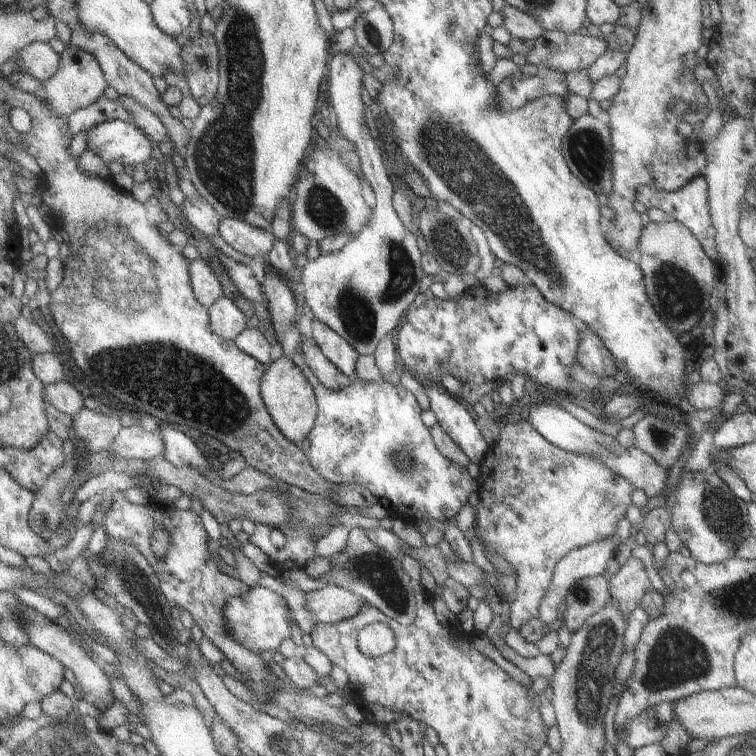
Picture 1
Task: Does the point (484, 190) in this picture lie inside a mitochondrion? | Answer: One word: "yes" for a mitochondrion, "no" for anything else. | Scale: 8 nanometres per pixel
yes

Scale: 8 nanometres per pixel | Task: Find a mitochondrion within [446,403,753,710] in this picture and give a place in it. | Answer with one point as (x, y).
(675, 659)

